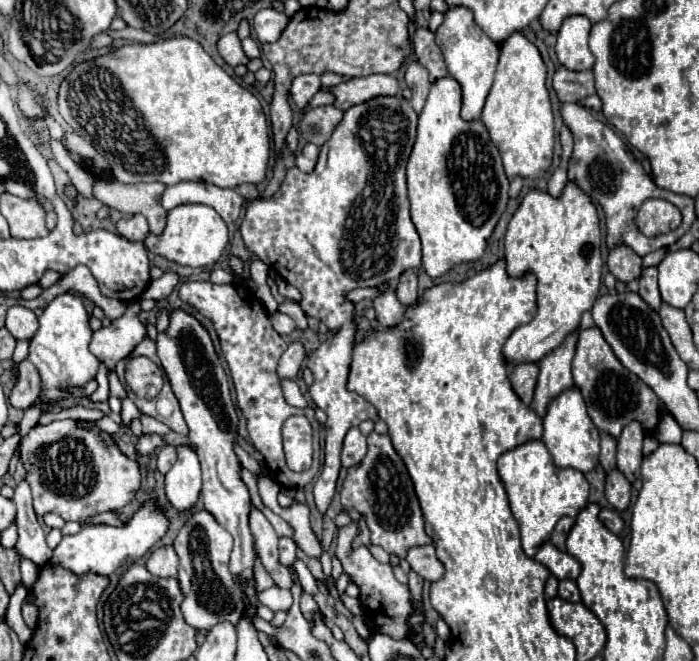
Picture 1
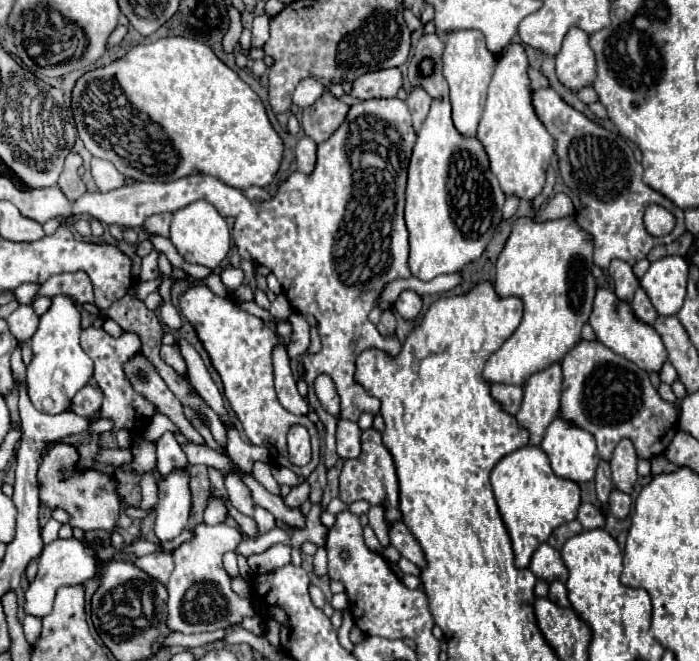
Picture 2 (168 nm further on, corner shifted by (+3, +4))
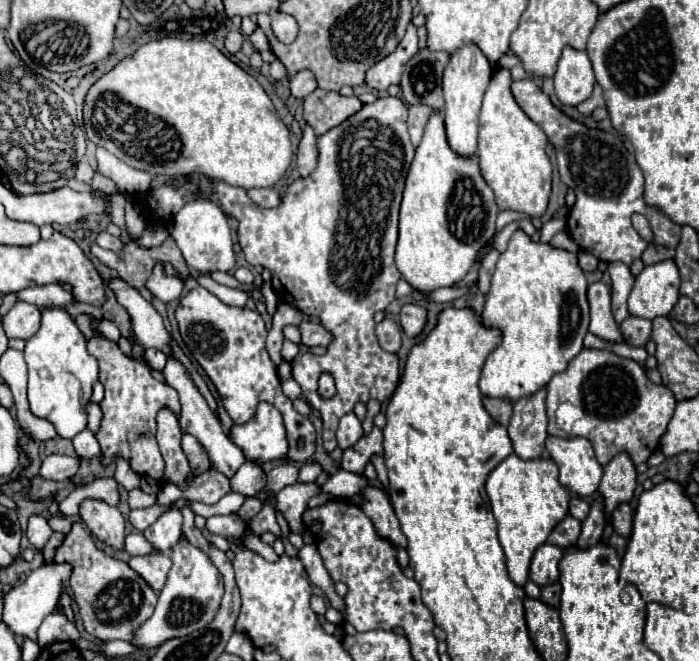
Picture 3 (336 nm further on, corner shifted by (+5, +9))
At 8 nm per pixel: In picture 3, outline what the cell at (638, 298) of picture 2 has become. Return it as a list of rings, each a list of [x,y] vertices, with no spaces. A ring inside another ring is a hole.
[[[629,315],[623,323],[621,323],[621,331],[627,339],[629,345],[635,345],[635,347],[643,347],[651,335],[651,321],[649,319],[643,319],[643,317],[635,317],[635,315]]]

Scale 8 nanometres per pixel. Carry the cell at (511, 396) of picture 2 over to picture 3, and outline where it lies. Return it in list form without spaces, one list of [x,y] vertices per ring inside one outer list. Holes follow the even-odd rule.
[[[483,397],[483,405],[485,409],[491,413],[491,417],[495,421],[499,421],[501,425],[509,425],[511,413],[513,413],[513,405],[507,399],[493,399],[493,397]]]

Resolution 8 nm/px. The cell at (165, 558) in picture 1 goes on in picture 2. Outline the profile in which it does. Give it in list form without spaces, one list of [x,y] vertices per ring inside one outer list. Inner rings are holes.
[[[153,552],[147,556],[141,556],[135,560],[135,566],[141,568],[143,572],[147,572],[151,578],[159,580],[159,582],[167,582],[171,572],[173,572],[173,558],[169,554],[161,554],[161,552]]]

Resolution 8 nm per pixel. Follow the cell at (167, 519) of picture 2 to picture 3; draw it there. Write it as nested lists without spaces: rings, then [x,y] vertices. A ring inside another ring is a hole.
[[[171,503],[169,509],[151,527],[143,531],[143,535],[147,537],[147,541],[153,543],[155,549],[169,551],[171,547],[177,545],[181,537],[181,527],[183,527],[181,511],[179,507],[175,507],[175,503]]]

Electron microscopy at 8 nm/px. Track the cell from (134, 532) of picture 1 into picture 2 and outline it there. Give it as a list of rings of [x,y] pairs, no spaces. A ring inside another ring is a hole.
[[[75,538],[55,540],[51,544],[47,544],[39,556],[39,572],[37,572],[35,580],[29,584],[29,588],[25,590],[25,602],[23,602],[25,614],[45,618],[53,610],[53,598],[59,588],[77,586],[77,584],[83,584],[89,578],[93,578],[95,576],[95,558],[93,558],[95,554],[97,554],[97,550],[91,544],[79,542]]]

